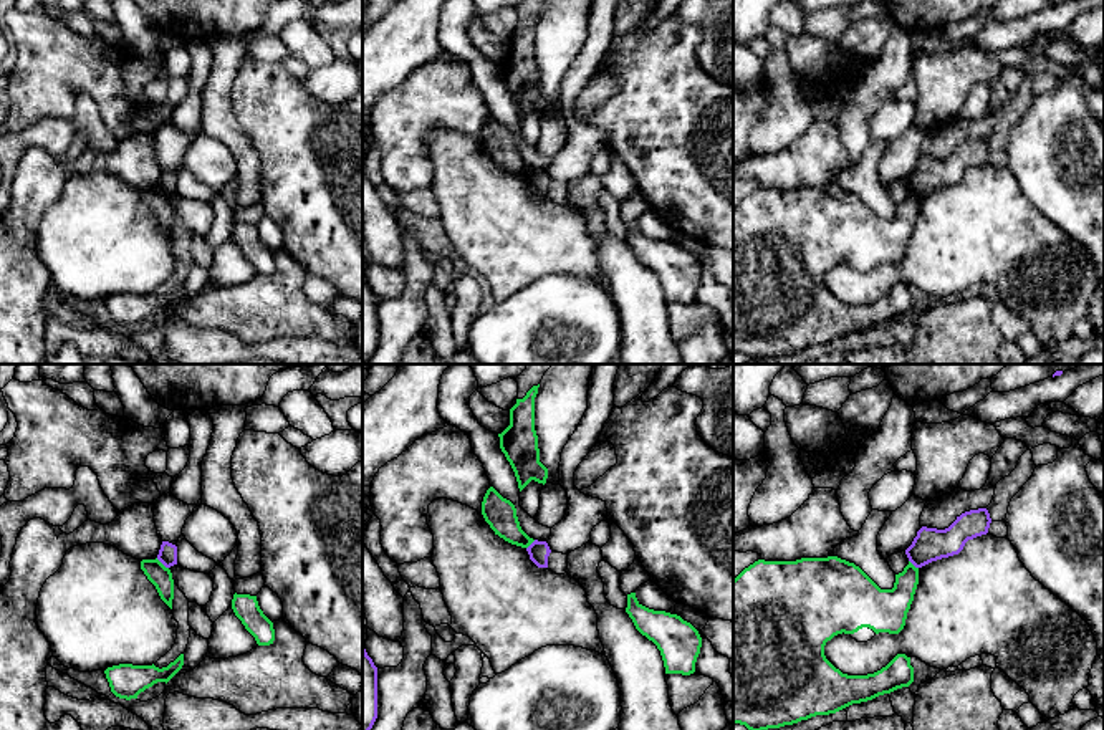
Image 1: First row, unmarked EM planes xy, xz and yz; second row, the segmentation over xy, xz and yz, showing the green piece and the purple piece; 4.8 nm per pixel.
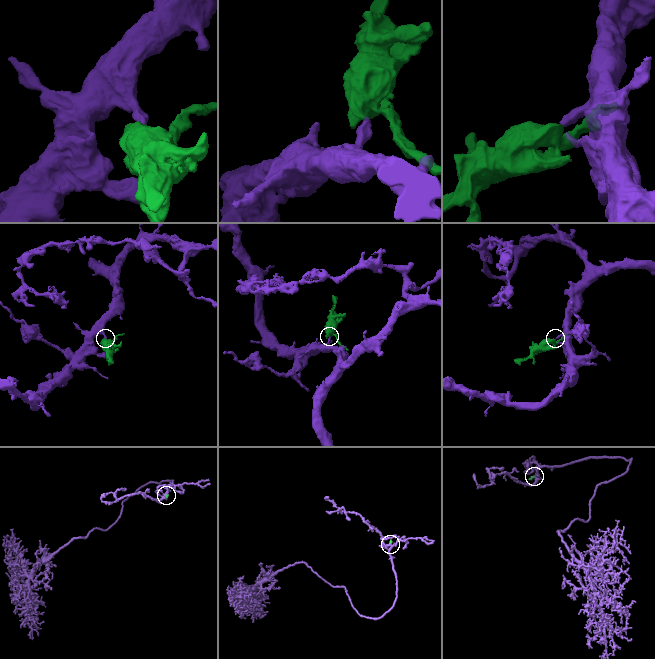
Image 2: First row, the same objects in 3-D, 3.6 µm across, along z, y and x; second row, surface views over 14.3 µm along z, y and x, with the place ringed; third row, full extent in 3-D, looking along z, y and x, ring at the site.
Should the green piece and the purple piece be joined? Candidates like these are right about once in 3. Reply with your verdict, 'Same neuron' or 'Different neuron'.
Different neuron

